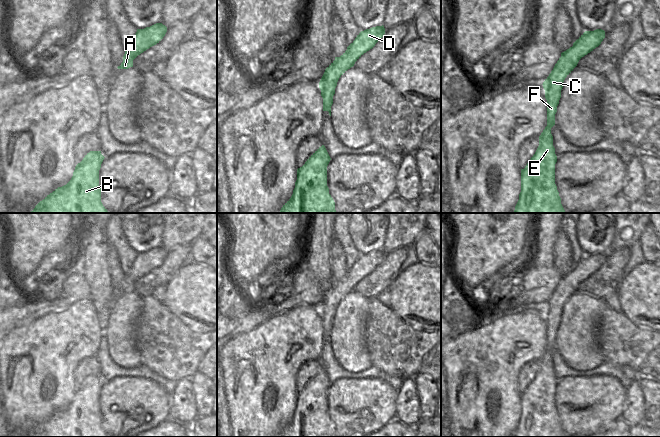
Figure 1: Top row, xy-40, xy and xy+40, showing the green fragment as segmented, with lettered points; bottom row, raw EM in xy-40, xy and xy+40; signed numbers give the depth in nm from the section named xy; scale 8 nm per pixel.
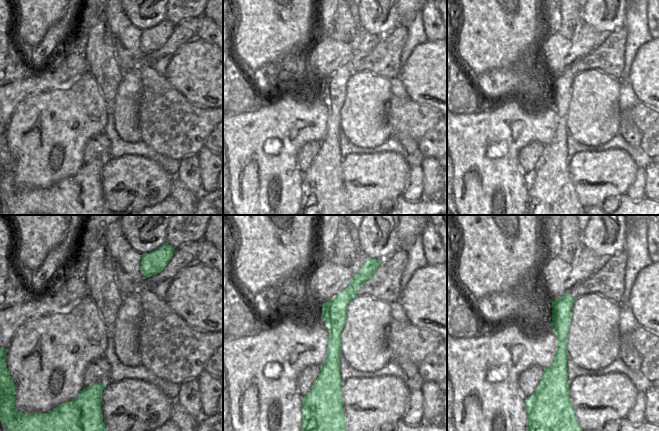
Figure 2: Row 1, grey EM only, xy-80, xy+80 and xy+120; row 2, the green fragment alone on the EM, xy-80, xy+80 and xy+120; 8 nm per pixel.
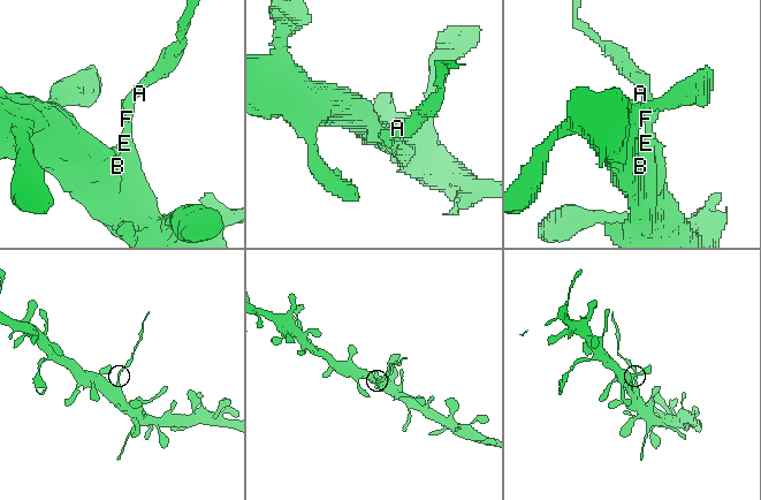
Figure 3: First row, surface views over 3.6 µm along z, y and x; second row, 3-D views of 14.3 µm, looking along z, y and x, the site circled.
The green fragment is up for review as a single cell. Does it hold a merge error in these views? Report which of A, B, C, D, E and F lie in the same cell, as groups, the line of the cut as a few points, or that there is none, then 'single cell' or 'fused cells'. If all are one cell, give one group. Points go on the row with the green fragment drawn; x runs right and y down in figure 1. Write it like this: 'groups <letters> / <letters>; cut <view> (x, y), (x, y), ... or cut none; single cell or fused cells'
groups A D / B C E F; cut xy+40 (561, 54), (564, 64), (573, 64), (575, 66); fused cells

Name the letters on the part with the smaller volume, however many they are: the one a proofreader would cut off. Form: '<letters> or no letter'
A, D

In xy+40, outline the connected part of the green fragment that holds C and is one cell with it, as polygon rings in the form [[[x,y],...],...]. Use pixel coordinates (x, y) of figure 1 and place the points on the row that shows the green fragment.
[[[561,55],[542,84],[547,100],[547,126],[539,136],[535,154],[521,169],[521,192],[513,213],[566,213],[555,184],[557,156],[551,134],[563,82],[575,68],[574,65],[564,65],[564,61]]]

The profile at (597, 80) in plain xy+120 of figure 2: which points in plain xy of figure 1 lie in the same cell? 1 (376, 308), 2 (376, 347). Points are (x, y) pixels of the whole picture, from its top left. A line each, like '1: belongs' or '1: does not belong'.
1: does not belong
2: does not belong

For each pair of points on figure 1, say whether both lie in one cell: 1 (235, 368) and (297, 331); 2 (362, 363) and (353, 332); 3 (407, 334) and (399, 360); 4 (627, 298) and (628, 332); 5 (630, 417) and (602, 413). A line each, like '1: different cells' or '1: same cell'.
1: same cell
2: same cell
3: same cell
4: different cells
5: different cells

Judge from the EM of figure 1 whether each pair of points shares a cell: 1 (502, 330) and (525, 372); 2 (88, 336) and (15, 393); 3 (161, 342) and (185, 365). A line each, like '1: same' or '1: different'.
1: different
2: same
3: same

